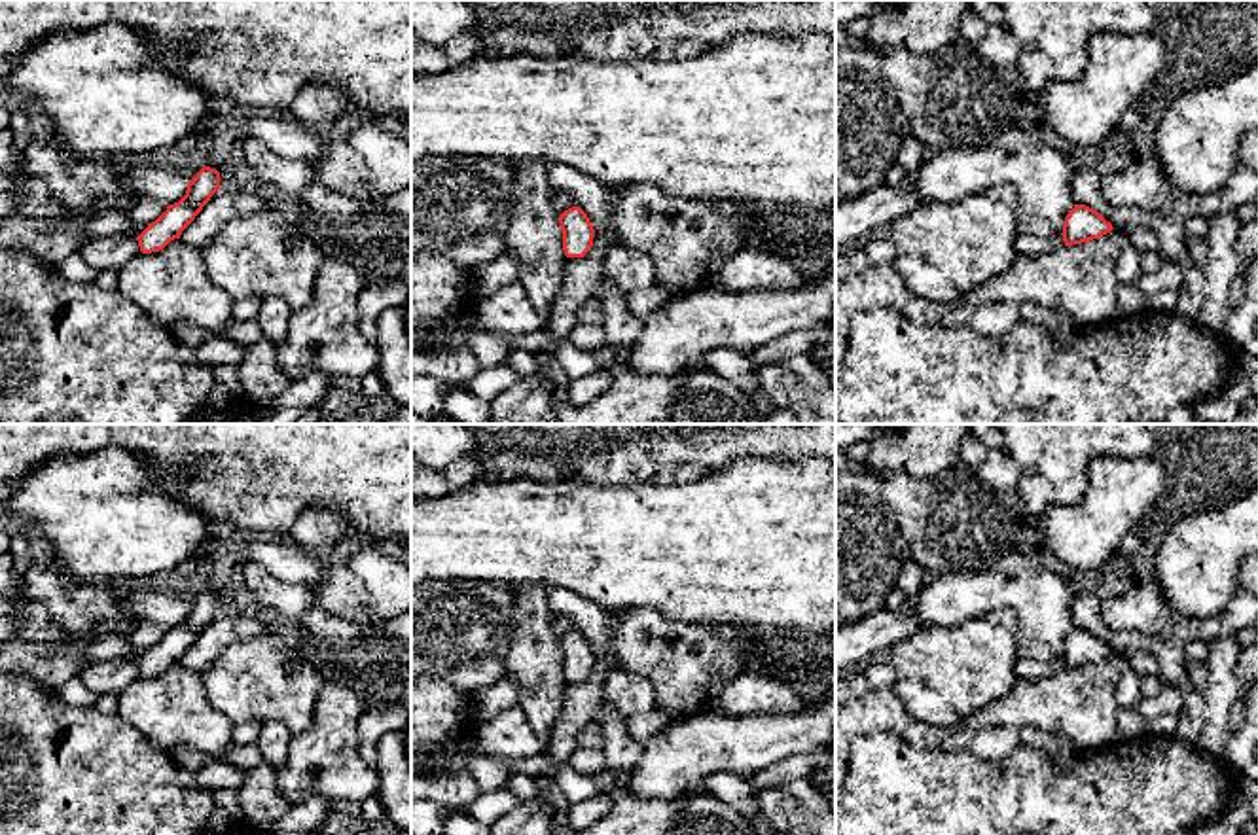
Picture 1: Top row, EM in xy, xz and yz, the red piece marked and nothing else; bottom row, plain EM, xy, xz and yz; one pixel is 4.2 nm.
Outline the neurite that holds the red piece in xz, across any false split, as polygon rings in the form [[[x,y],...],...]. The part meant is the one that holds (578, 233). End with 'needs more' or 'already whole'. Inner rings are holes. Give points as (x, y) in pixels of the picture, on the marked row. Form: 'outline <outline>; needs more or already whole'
outline [[[572,206],[559,216],[563,231],[563,250],[566,258],[584,258],[591,246],[595,229],[580,206]]]; already whole

